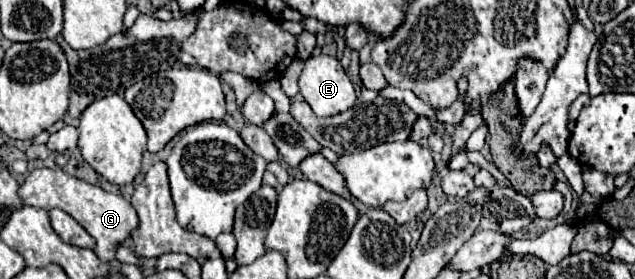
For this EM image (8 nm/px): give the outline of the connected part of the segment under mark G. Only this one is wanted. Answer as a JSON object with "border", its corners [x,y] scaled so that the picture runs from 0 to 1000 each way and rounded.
{"border":[[[52,606],[39,649],[30,663],[30,706],[39,735],[52,742],[68,742],[68,749],[83,749],[93,742],[102,763],[109,763],[124,806],[134,814],[134,828],[150,849],[153,885],[150,907],[159,935],[178,935],[181,928],[181,892],[194,871],[197,849],[206,842],[206,828],[216,814],[216,763],[200,728],[191,699],[169,692],[153,663],[143,663],[131,642],[121,642],[99,606]]]}

